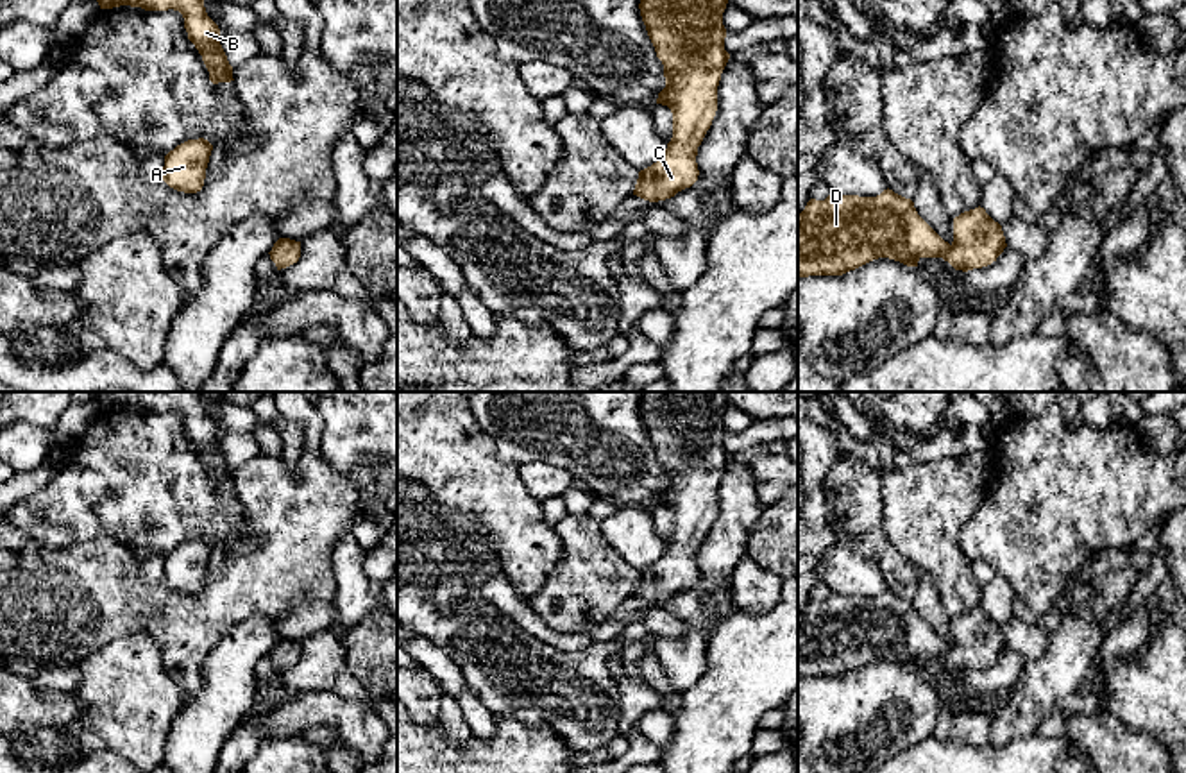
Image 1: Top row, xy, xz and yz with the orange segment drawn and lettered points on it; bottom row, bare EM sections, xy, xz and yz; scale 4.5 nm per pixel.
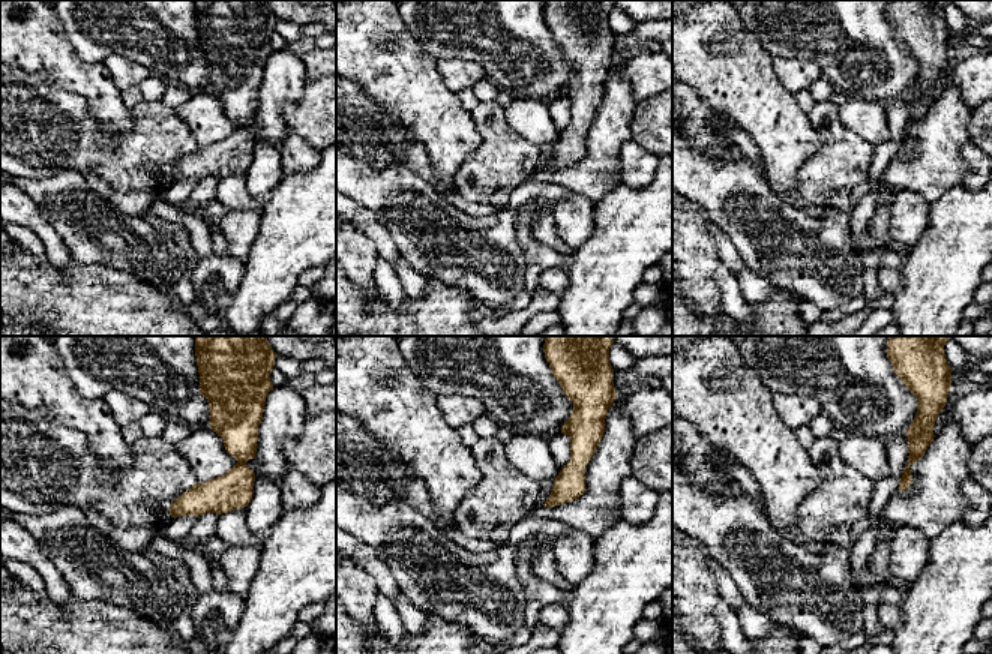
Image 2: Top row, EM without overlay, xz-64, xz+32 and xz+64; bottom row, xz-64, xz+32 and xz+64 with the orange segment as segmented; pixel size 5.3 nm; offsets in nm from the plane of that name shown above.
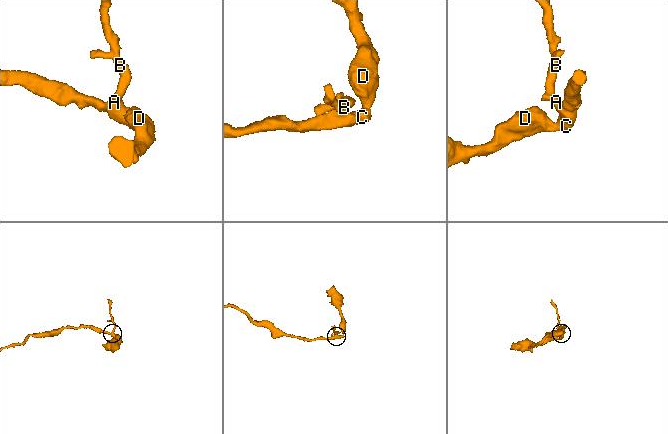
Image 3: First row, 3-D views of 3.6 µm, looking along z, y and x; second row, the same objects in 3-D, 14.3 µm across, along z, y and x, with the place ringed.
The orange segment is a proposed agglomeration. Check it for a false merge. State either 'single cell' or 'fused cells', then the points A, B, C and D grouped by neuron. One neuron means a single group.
single cell; groups A B C D

